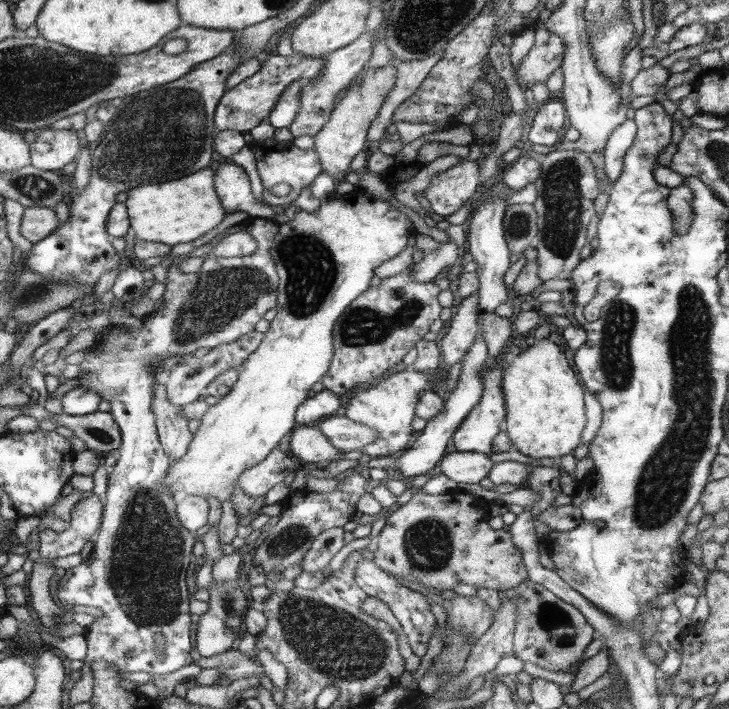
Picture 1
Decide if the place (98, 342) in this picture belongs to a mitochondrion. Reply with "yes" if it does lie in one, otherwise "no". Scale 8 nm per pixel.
no

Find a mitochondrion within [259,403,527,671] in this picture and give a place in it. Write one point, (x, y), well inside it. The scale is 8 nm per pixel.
(427, 544)

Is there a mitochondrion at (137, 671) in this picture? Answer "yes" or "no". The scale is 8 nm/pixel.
no

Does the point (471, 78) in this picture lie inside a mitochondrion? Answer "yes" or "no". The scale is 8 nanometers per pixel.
no

